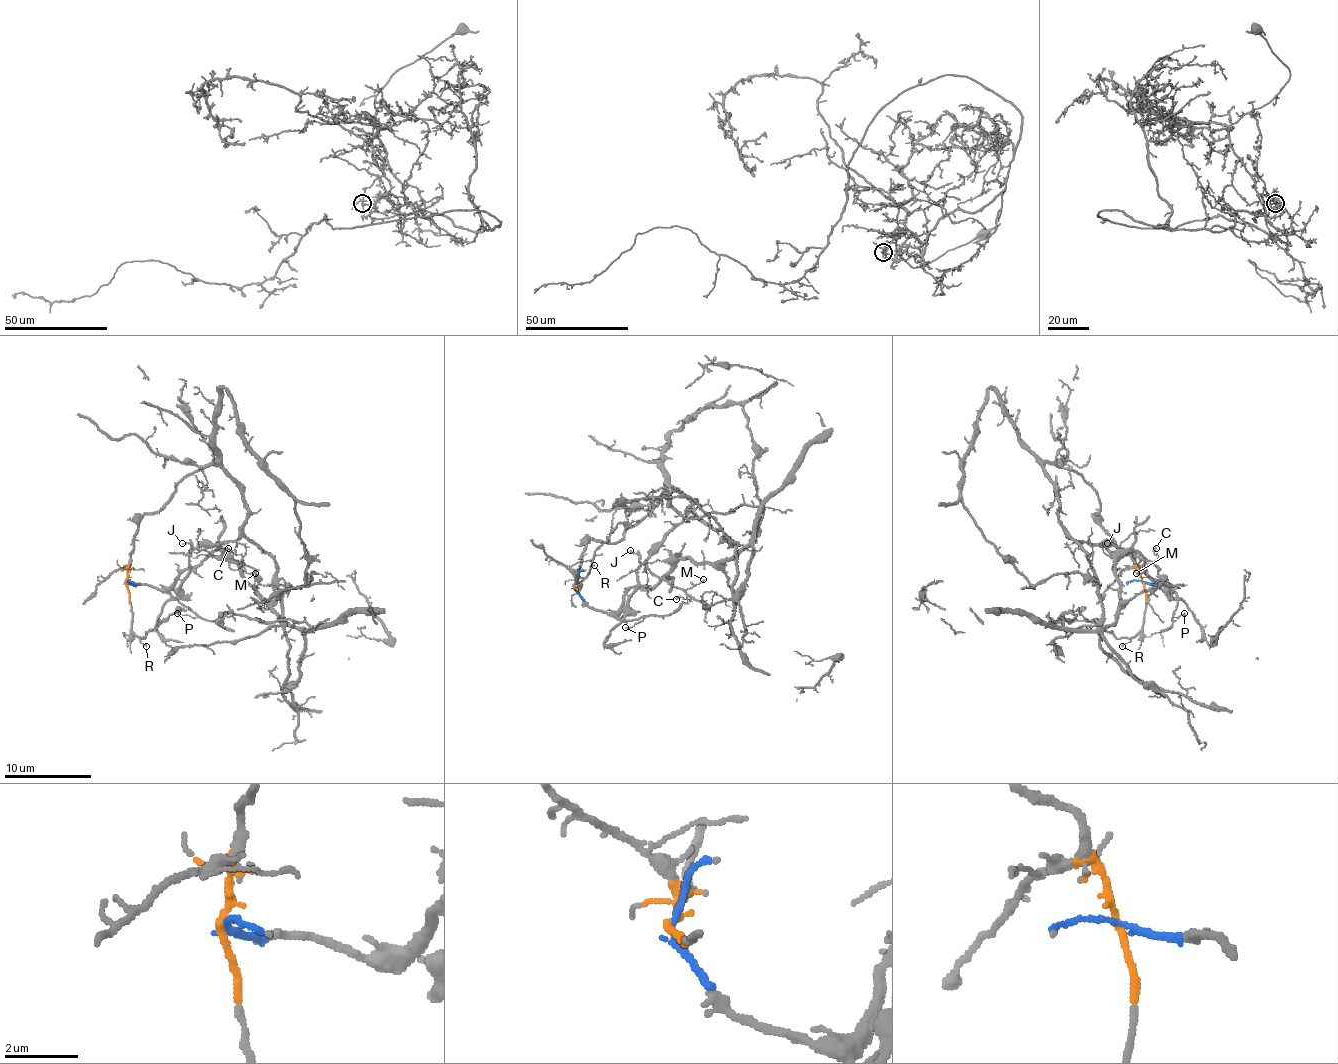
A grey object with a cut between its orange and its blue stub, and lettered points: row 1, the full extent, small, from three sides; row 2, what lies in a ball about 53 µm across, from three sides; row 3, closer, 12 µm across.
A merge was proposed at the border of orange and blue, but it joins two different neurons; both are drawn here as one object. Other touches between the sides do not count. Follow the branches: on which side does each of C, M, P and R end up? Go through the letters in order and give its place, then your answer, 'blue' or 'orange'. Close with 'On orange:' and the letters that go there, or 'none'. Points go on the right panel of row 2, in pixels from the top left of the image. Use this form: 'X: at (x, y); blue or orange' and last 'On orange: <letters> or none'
C: at (1156, 548); orange
M: at (1136, 573); orange
P: at (1184, 613); blue
R: at (1122, 646); orange
On orange: C, M, R

